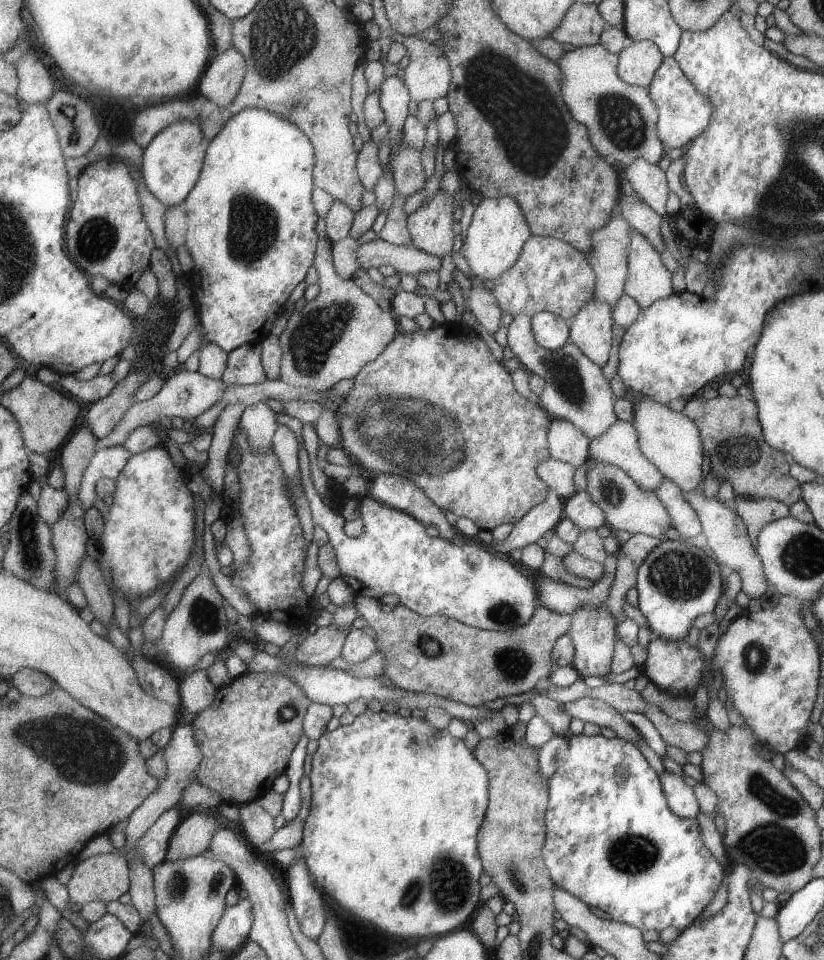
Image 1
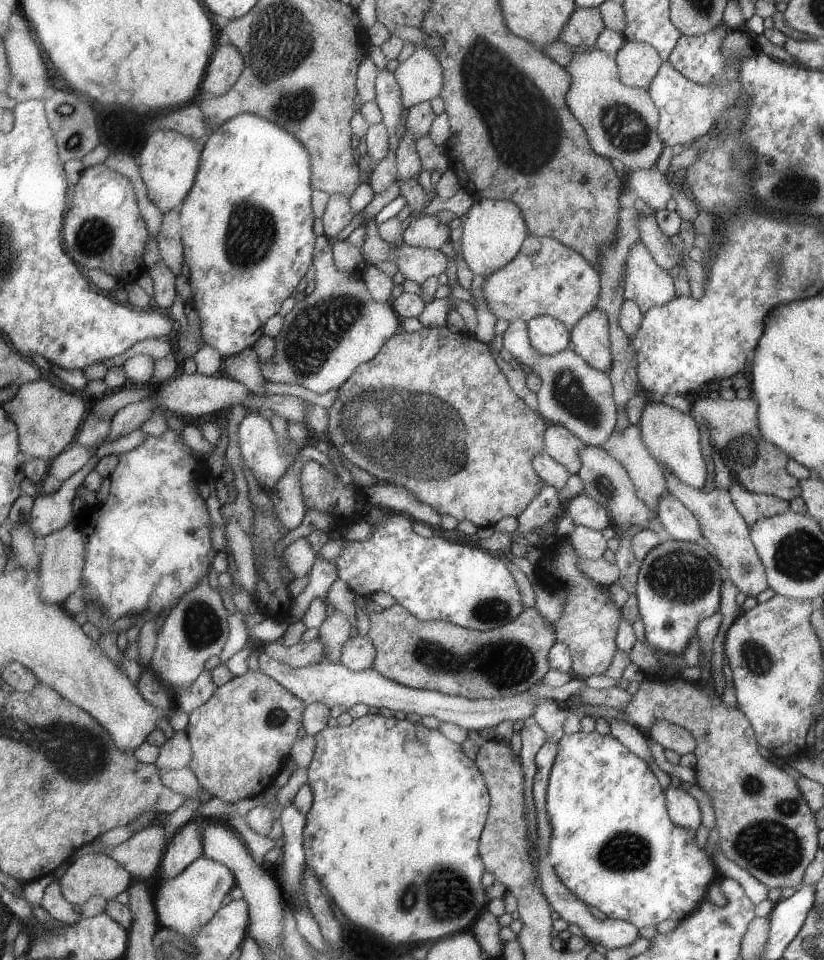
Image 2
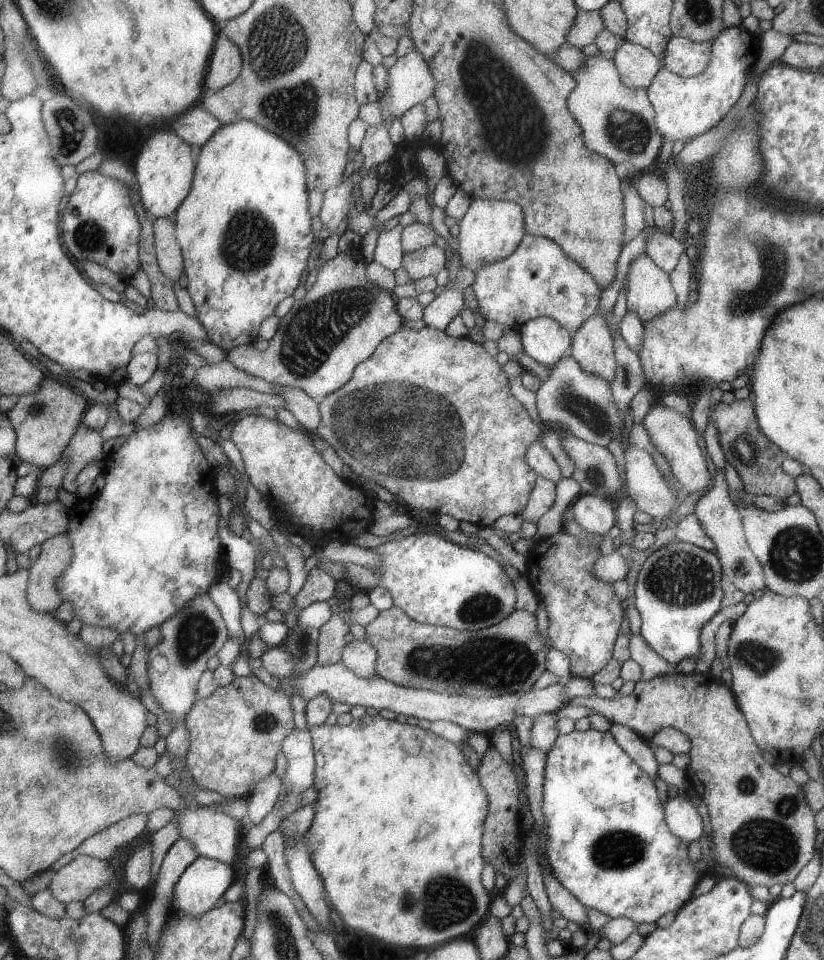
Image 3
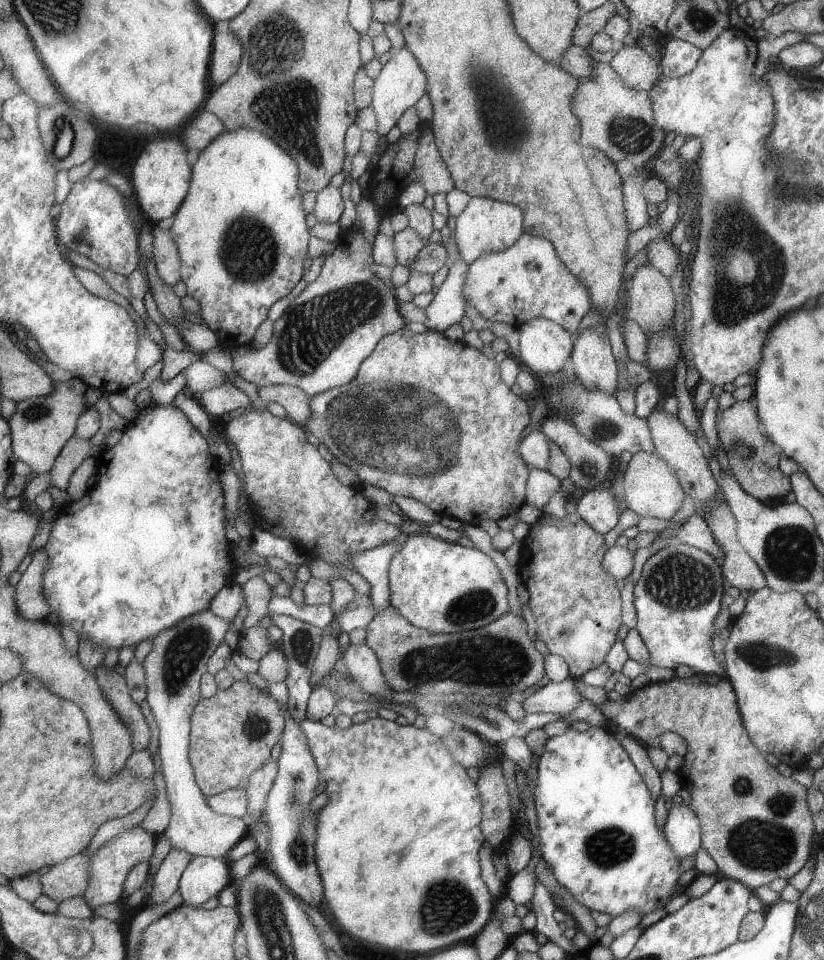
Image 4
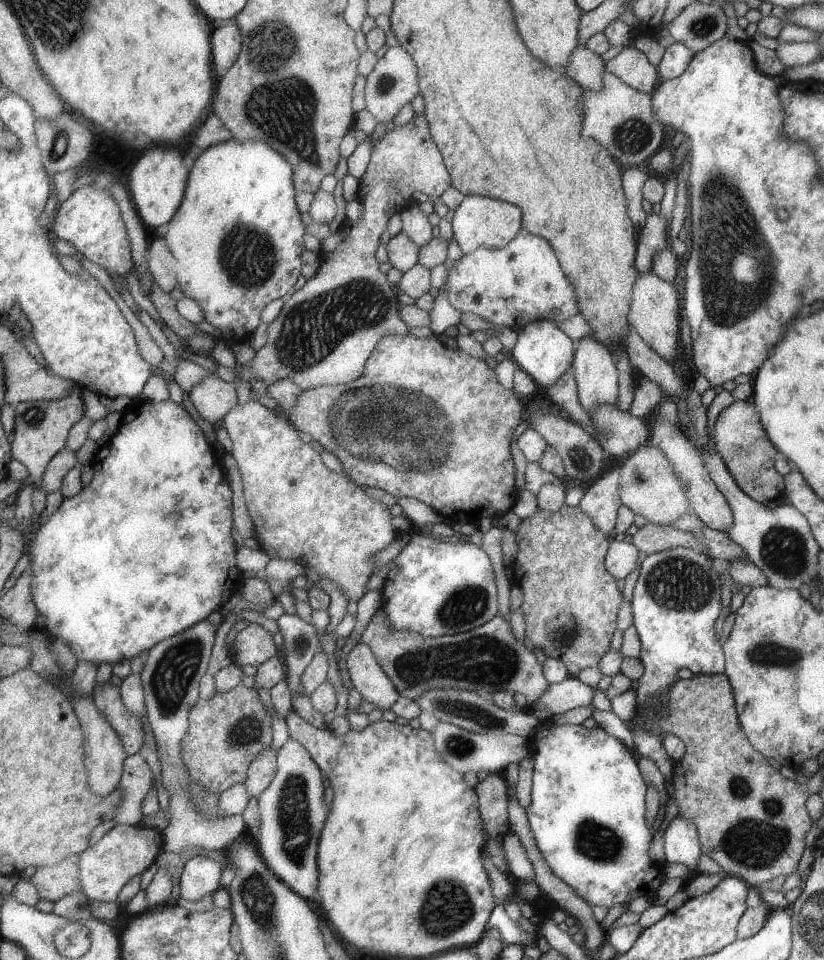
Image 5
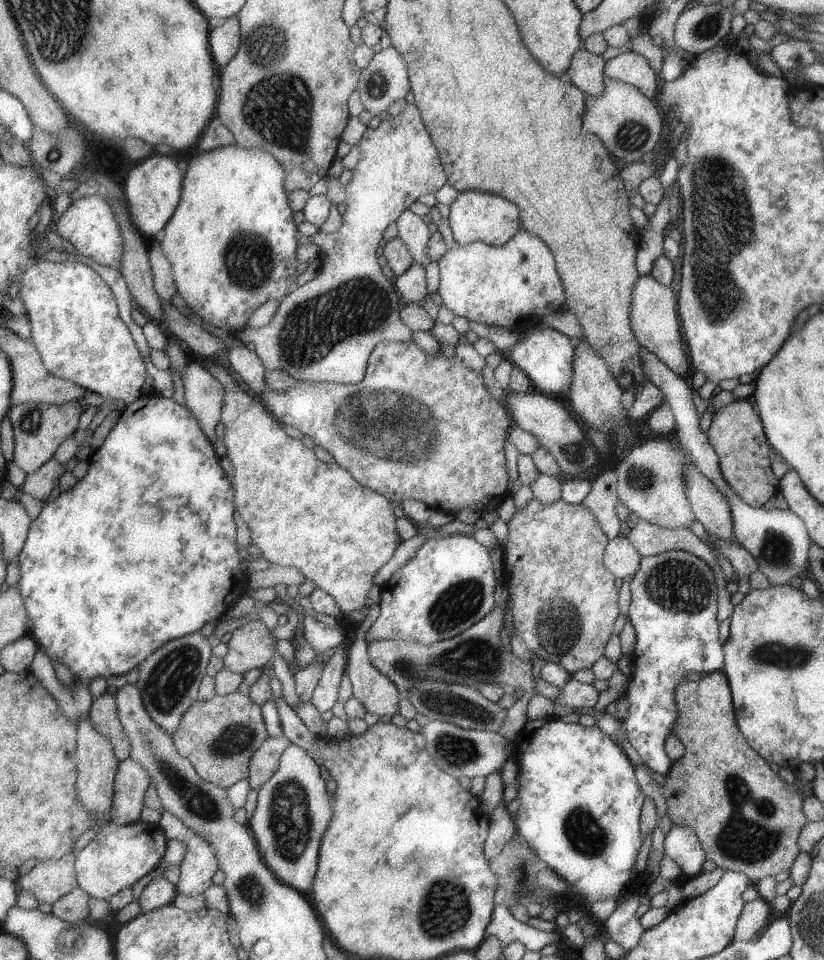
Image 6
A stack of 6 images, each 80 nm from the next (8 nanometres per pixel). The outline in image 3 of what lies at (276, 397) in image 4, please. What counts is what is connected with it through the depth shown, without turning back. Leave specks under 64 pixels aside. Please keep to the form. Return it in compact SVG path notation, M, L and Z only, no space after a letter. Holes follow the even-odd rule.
M282 386L277 399L287 400L288 409L297 417L304 429L318 430L322 421L322 412L318 399L314 399L299 387Z

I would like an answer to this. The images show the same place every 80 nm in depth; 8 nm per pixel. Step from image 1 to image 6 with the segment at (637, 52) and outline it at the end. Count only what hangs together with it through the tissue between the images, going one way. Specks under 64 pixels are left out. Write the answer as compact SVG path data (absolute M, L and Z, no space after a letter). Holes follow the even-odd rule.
M623 49L617 56L606 60L604 76L634 86L651 100L656 98L657 78L647 60L634 51Z

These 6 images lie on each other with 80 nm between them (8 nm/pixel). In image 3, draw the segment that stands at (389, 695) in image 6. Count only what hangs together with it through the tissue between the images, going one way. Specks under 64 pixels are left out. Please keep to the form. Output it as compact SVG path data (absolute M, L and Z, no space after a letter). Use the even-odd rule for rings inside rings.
M361 634L345 645L342 654L344 665L365 678L378 674L377 659L378 650L370 642L365 642Z

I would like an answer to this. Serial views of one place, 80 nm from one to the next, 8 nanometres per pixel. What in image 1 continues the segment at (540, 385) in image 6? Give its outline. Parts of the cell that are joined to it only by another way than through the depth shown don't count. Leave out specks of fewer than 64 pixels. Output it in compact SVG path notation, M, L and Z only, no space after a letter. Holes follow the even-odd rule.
M538 312L532 316L532 327L535 340L547 350L561 348L569 342L569 323L555 314Z

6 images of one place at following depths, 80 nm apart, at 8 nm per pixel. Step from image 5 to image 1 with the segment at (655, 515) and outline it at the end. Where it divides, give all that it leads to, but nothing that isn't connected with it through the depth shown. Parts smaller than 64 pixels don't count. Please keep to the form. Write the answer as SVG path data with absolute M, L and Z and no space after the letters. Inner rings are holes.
M616 419L601 436L591 440L588 444L588 458L591 461L601 461L623 469L623 472L626 472L627 476L635 481L635 484L638 484L646 491L654 492L656 486L665 479L662 472L659 472L659 469L651 464L646 456L643 456L642 449L639 448L638 433L634 425L619 419Z

